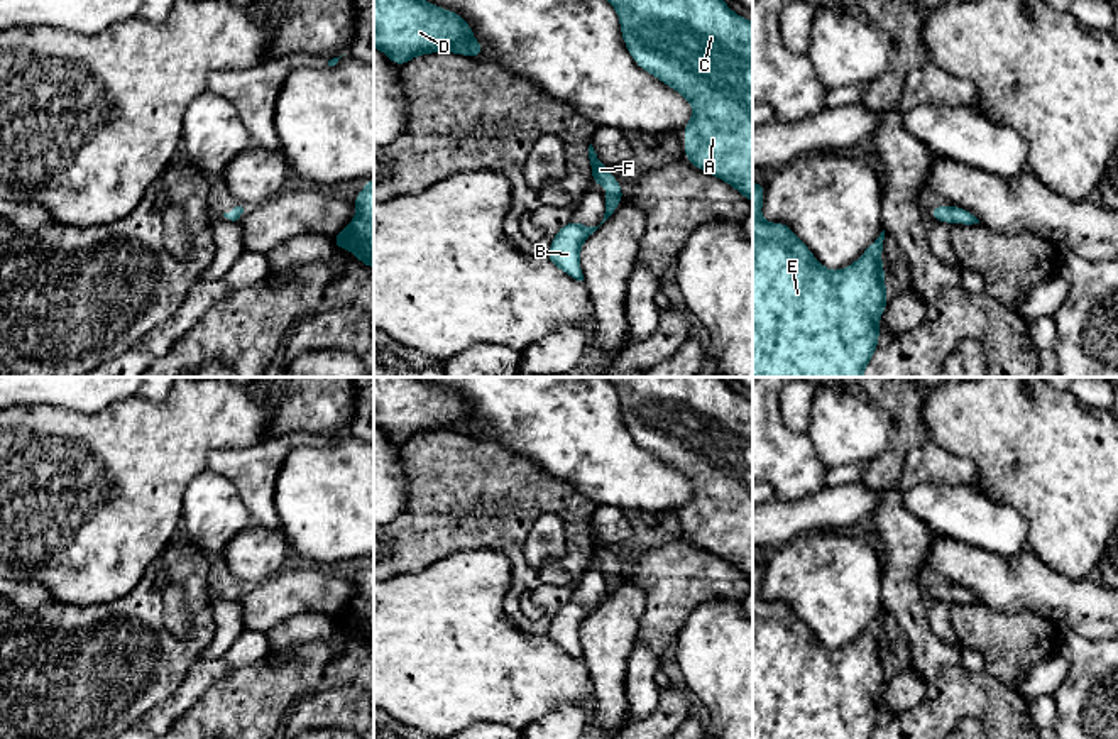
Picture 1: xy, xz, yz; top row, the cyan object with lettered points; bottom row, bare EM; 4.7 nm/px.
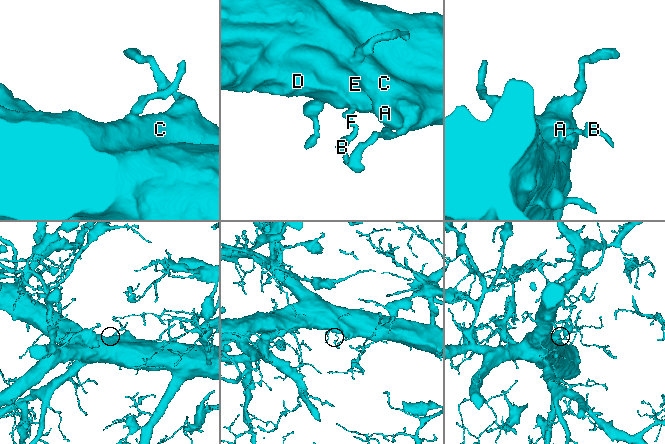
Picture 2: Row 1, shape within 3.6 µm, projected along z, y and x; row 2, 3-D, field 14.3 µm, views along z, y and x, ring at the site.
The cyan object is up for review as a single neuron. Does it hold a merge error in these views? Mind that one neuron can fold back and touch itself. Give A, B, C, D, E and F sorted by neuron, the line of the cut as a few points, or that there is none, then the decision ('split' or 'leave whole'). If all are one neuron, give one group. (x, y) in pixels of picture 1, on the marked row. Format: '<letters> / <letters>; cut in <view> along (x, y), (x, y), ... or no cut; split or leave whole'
A B C D E F; no cut; leave whole

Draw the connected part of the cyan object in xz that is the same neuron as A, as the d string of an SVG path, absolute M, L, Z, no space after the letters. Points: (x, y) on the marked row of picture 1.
M607 0L617 12L621 36L634 63L677 90L693 107L692 120L685 123L685 157L692 166L736 188L753 203L753 22L732 12L724 0Z

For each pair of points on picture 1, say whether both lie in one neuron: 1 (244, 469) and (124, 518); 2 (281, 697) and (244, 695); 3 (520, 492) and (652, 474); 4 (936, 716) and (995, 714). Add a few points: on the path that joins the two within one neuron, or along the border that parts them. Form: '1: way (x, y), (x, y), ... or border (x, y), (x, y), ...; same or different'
1: border (242, 447), (215, 448), (208, 457), (207, 469); different
2: way (273, 697), (252, 697); same
3: border (537, 464), (547, 474), (569, 482), (599, 504); different
4: way (951, 707), (980, 707); same

